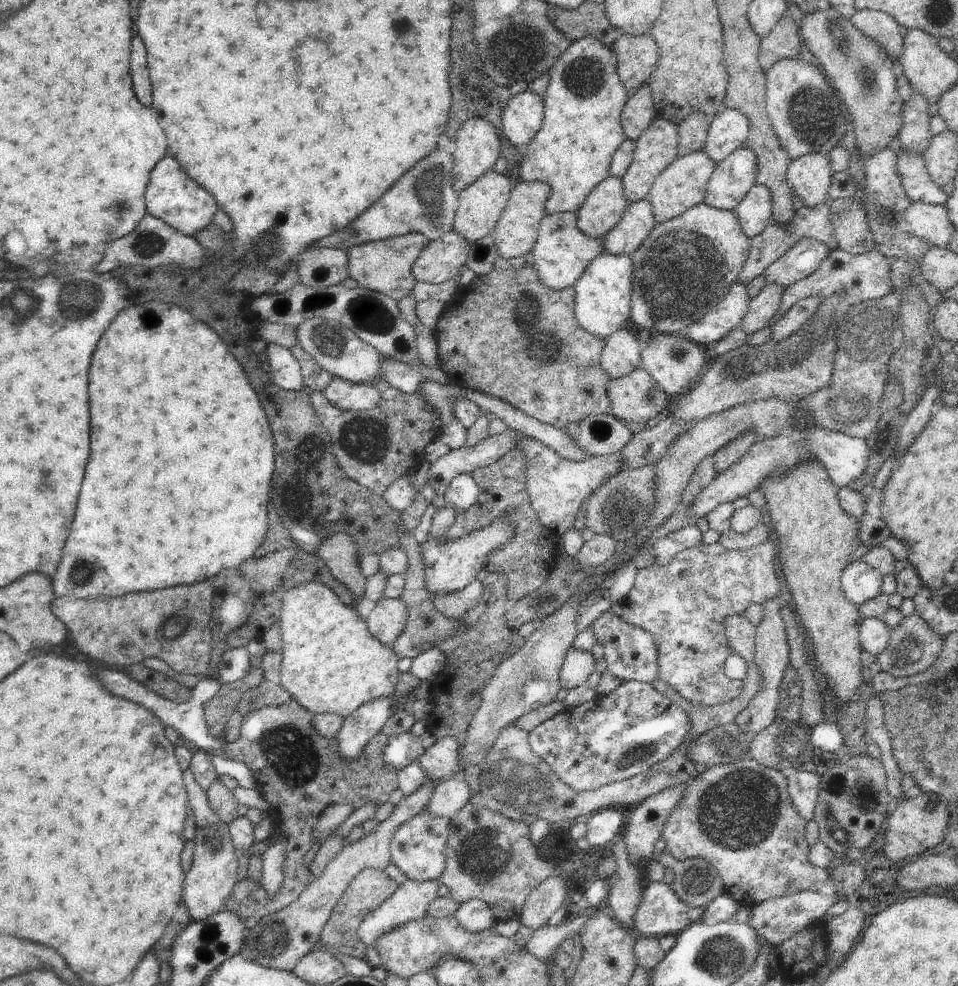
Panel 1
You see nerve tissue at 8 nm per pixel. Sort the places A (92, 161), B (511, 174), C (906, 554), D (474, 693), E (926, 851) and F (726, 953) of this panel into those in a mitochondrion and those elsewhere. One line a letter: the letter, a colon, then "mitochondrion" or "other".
A: other
B: other
C: other
D: other
E: other
F: mitochondrion

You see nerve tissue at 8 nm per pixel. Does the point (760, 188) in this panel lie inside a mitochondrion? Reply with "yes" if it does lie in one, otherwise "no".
no

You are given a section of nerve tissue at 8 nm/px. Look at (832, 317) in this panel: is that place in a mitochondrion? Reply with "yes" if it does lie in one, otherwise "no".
yes

